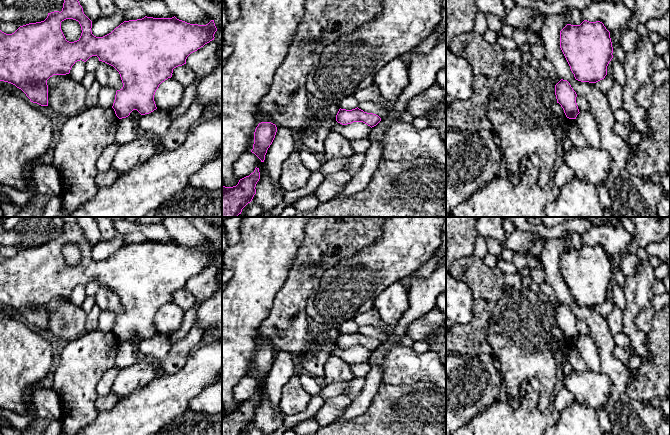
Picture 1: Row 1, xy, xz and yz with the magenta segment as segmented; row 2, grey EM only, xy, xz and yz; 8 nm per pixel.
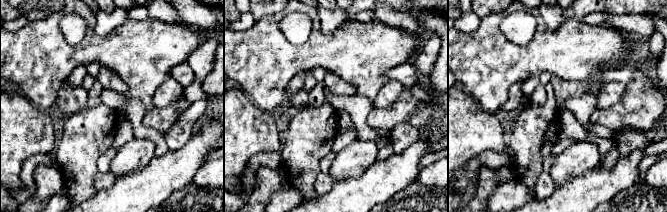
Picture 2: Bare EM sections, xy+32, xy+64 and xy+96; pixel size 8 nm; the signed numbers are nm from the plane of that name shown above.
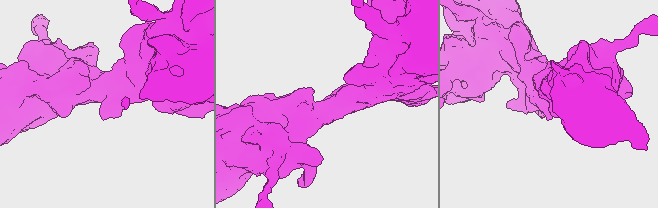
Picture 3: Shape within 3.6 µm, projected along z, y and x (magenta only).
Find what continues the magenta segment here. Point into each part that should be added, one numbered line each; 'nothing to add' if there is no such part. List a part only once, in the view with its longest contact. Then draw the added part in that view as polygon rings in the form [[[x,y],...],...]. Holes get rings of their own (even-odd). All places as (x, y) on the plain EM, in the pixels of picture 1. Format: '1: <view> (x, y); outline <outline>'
nothing to add

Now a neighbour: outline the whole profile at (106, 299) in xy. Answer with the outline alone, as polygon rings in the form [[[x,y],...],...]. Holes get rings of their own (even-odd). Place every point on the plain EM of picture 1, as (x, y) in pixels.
[[[99,285],[95,295],[95,301],[101,311],[112,311],[115,315],[123,311],[119,296],[113,290],[105,286]]]

